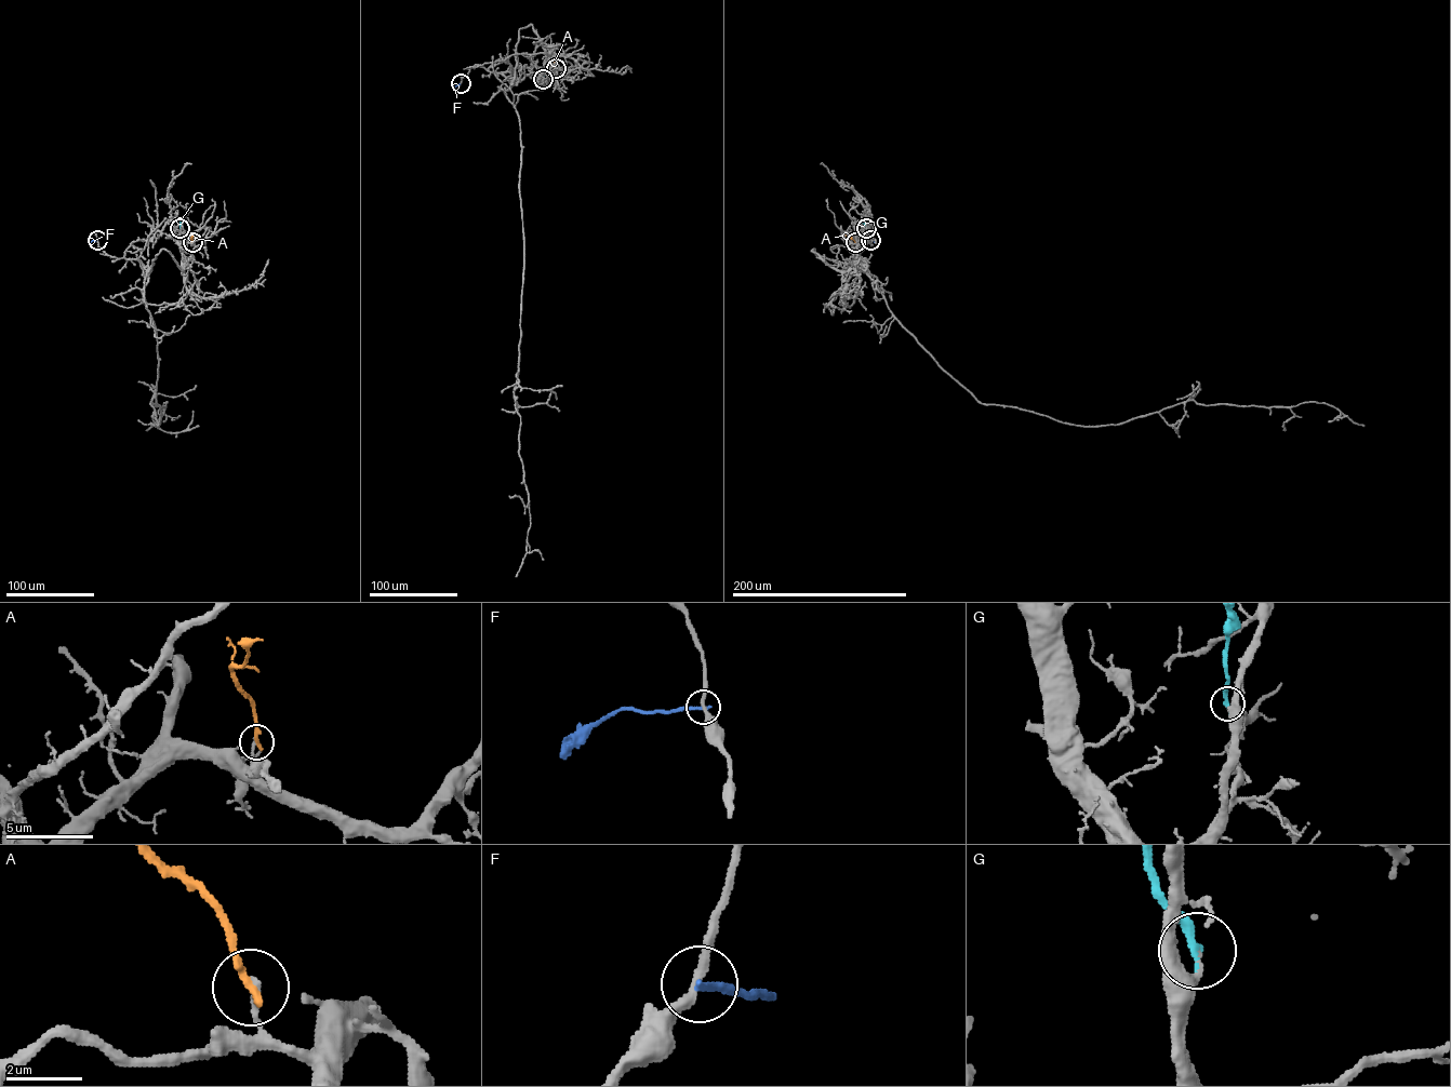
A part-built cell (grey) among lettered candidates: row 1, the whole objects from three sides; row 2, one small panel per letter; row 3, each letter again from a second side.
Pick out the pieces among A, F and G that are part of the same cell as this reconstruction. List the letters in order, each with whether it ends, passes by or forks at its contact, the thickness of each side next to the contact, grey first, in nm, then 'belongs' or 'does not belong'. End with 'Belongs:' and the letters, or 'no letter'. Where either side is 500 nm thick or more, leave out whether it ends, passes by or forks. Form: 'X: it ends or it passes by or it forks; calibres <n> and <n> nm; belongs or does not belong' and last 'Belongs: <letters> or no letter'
A: it ends; calibres 190 and 240 nm; does not belong
F: it ends; calibres 240 and 200 nm; does not belong
G: it ends; calibres 200 and 280 nm; belongs
Belongs: G

